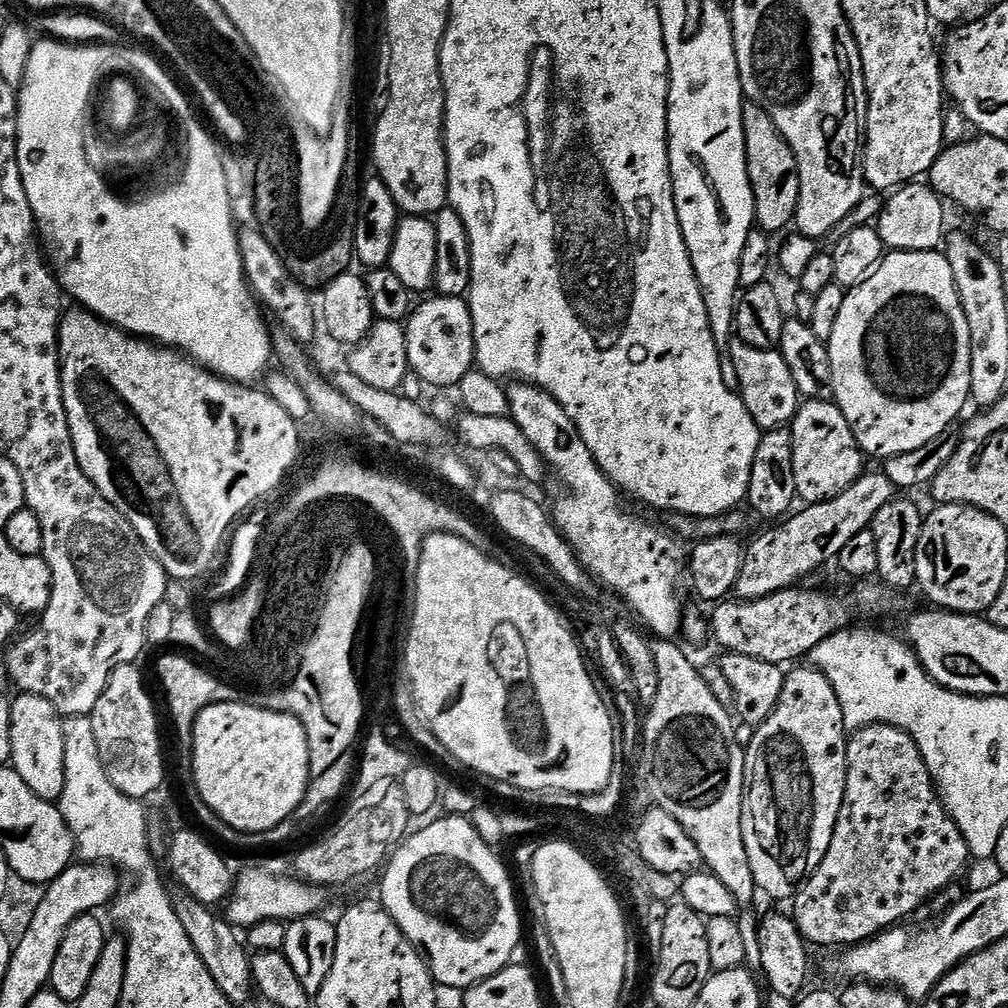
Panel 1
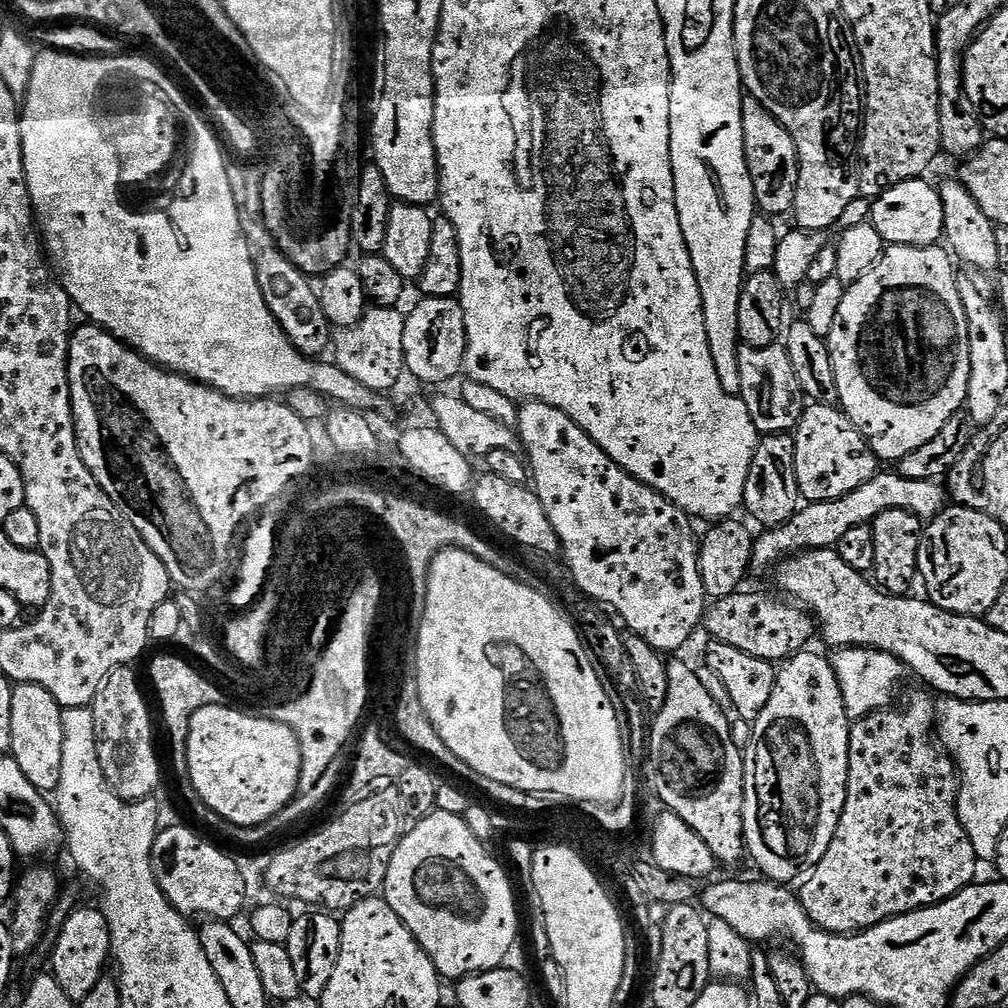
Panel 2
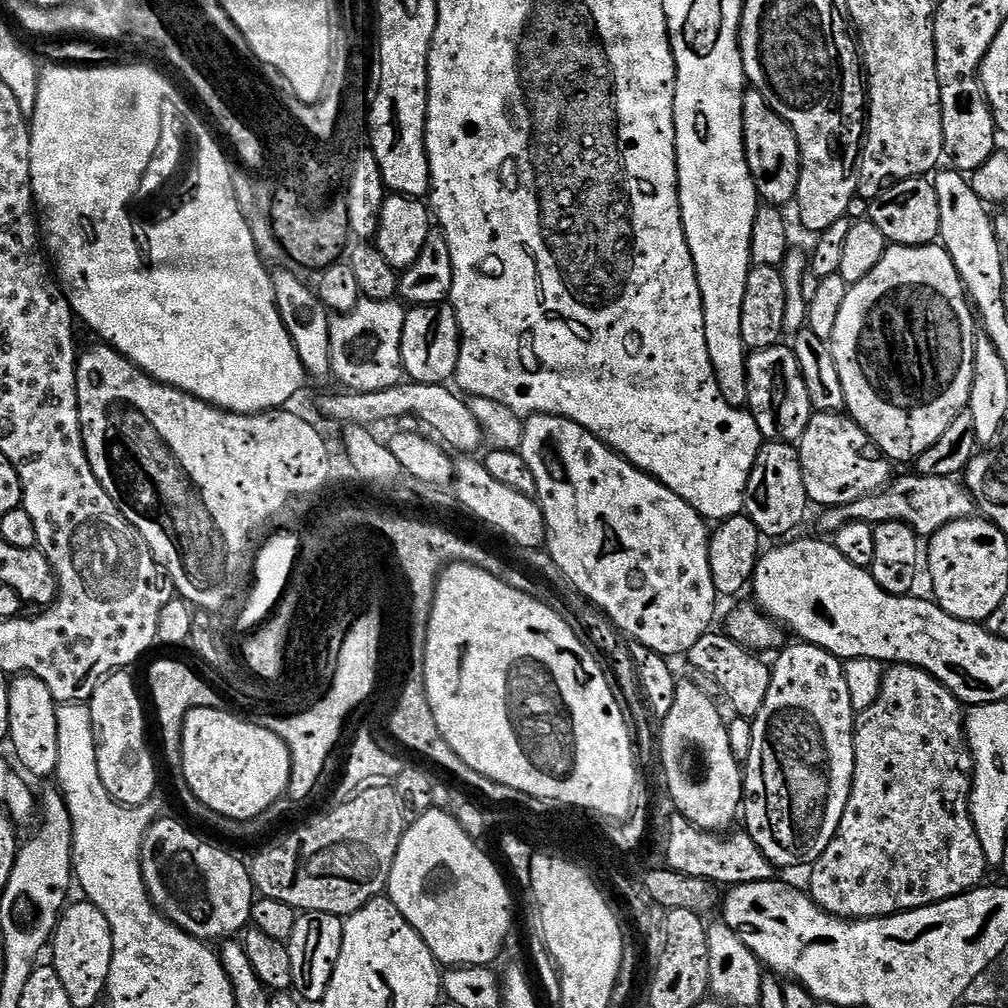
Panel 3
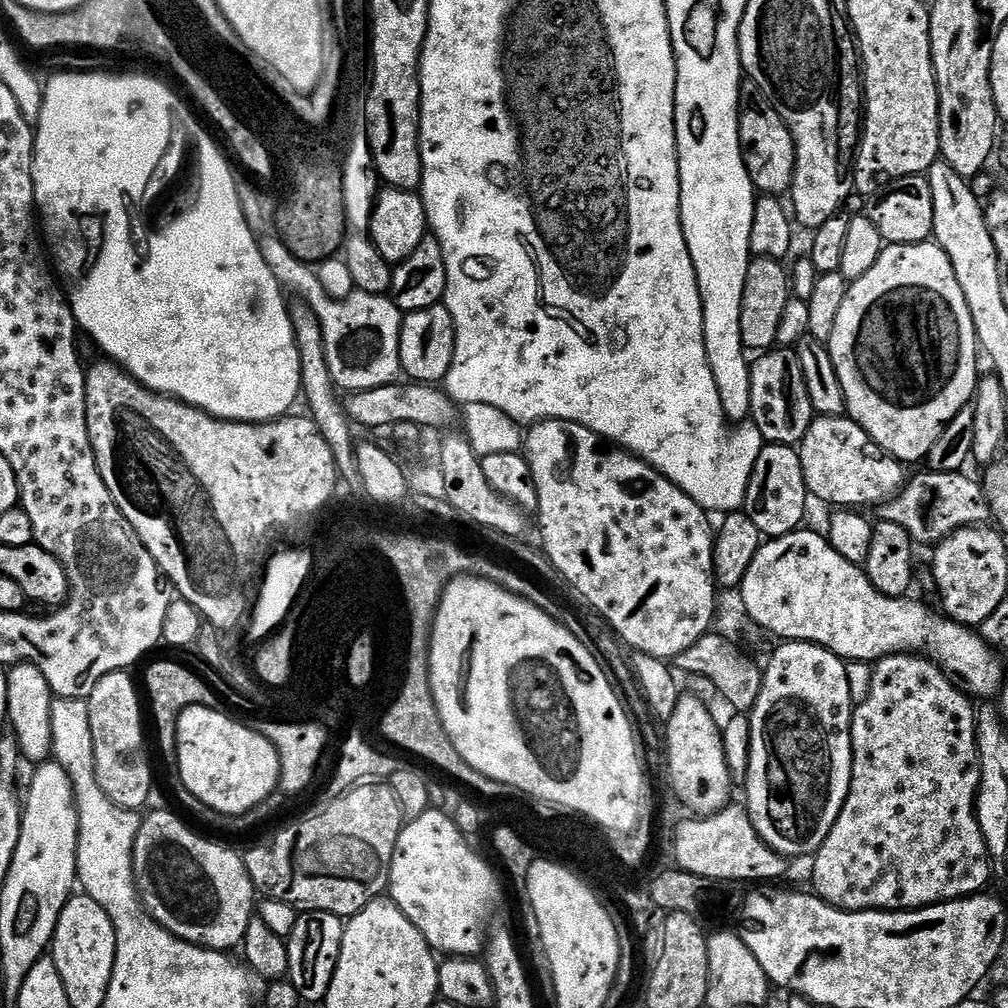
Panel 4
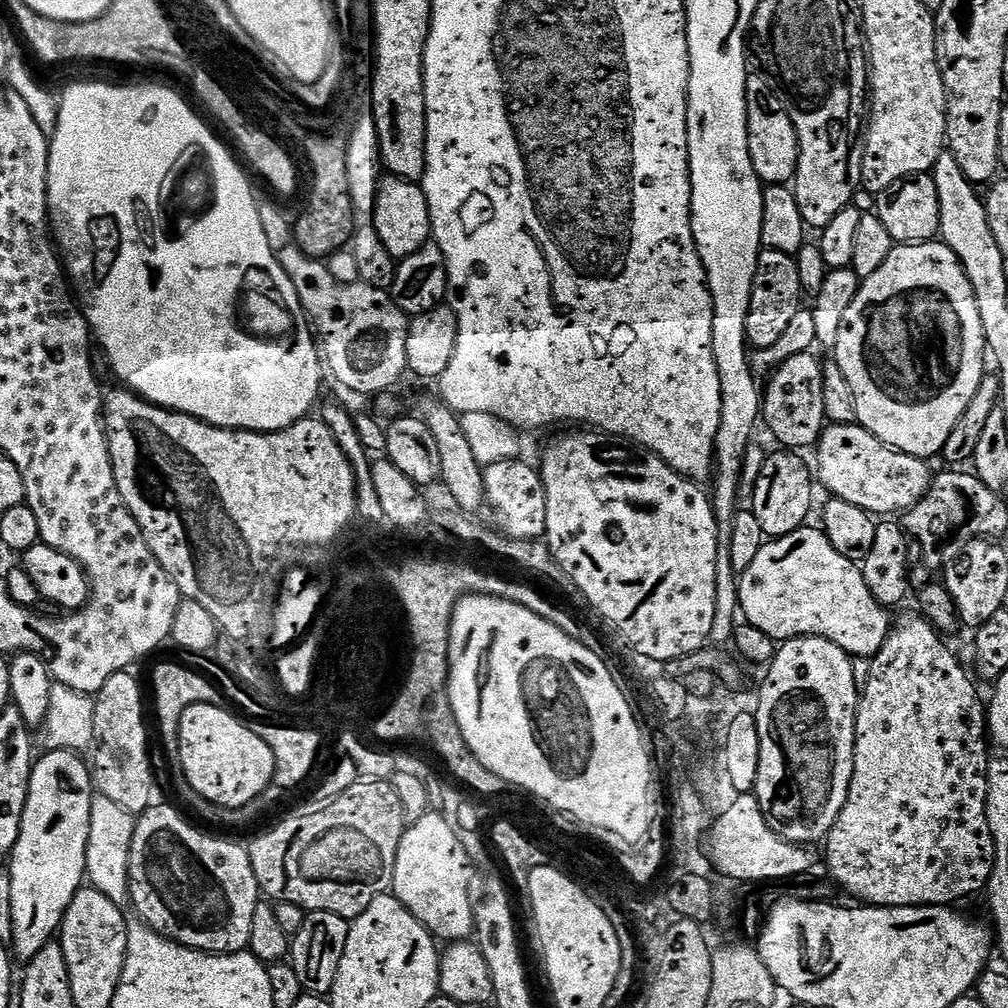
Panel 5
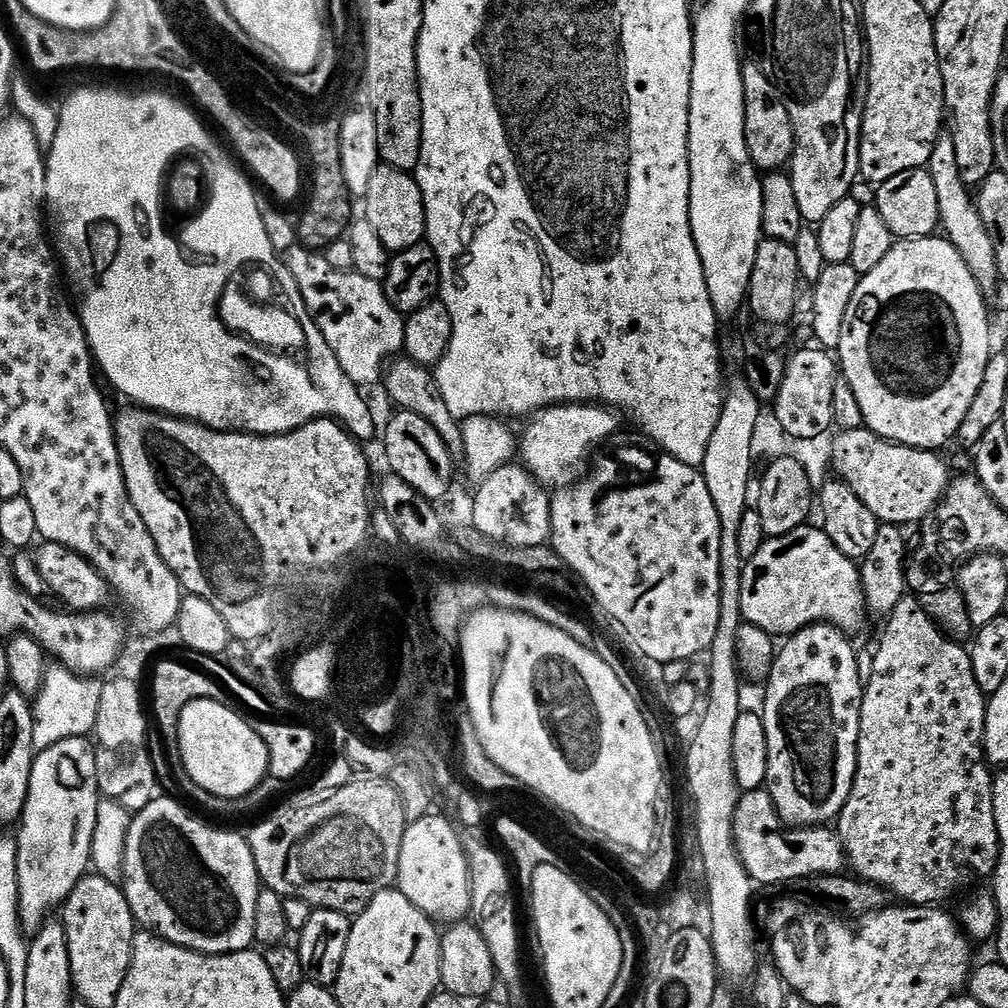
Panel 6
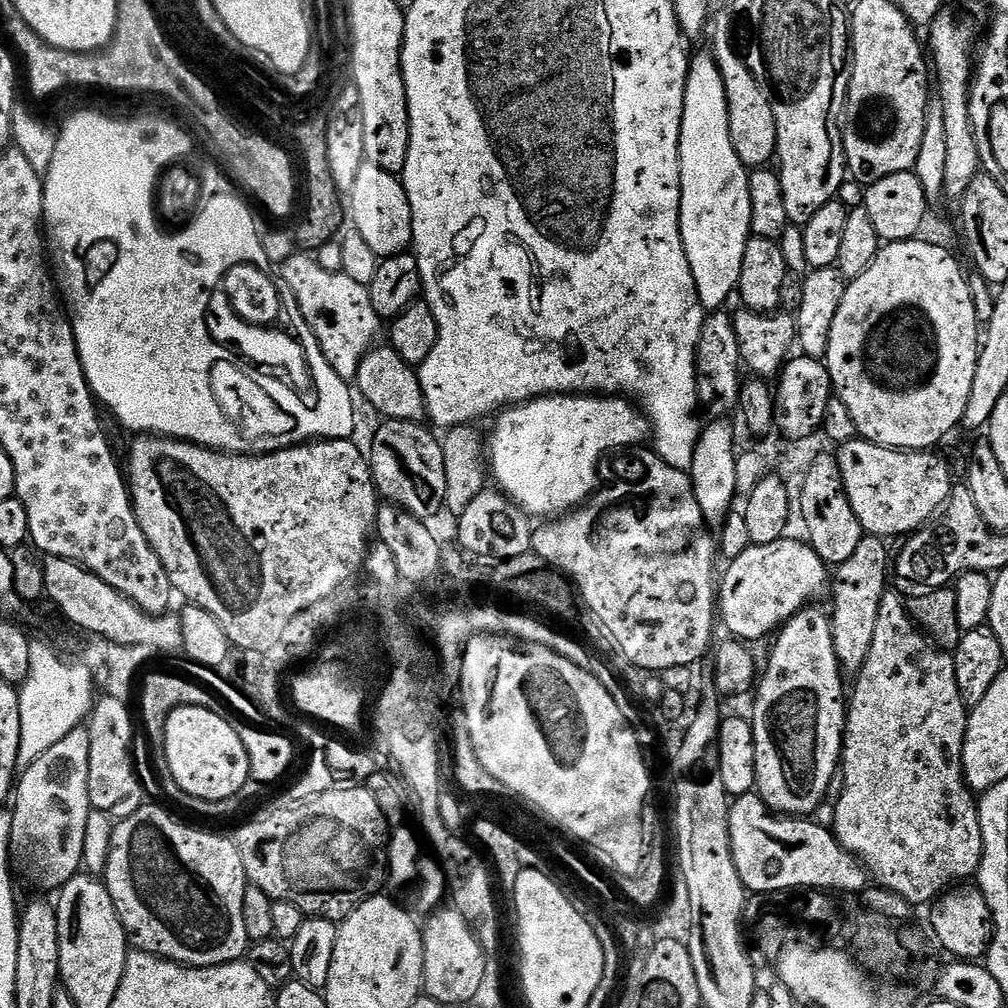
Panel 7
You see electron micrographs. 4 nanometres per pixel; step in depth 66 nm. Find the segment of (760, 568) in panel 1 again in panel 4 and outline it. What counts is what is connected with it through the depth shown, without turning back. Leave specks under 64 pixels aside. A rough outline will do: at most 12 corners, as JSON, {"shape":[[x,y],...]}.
{"shape":[[923,471],[883,519],[917,545],[981,523],[983,491],[964,474]]}

